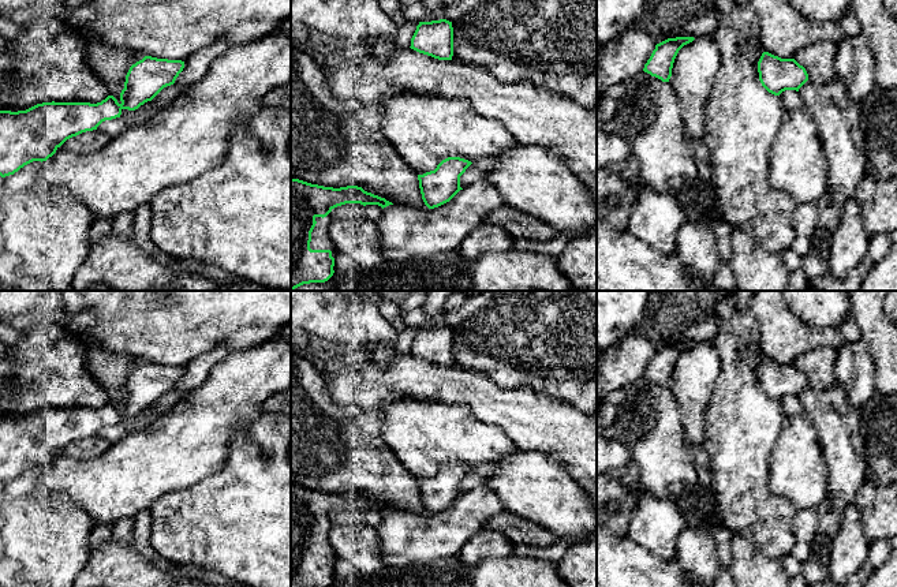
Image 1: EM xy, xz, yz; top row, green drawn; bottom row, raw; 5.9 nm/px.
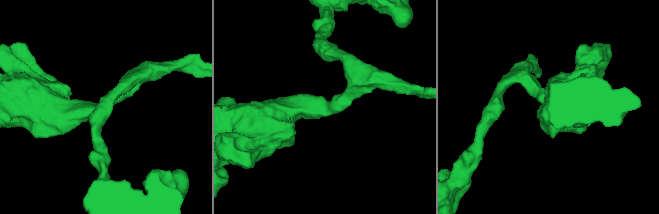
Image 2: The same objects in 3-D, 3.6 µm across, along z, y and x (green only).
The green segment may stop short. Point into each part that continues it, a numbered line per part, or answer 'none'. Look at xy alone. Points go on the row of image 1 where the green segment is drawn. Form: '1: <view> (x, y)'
none

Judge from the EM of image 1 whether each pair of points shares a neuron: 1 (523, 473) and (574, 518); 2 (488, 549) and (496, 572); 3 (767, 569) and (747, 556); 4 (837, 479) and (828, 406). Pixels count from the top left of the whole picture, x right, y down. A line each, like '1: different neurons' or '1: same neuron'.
1: same neuron
2: different neurons
3: same neuron
4: same neuron

